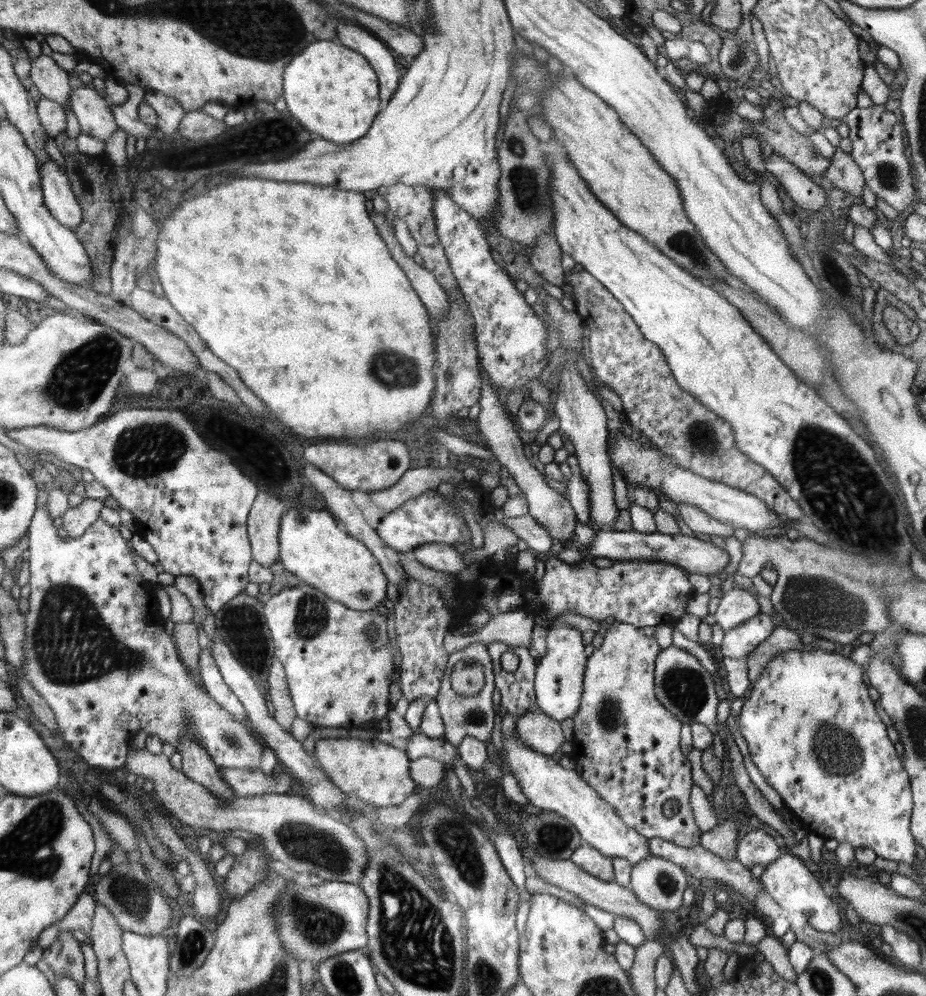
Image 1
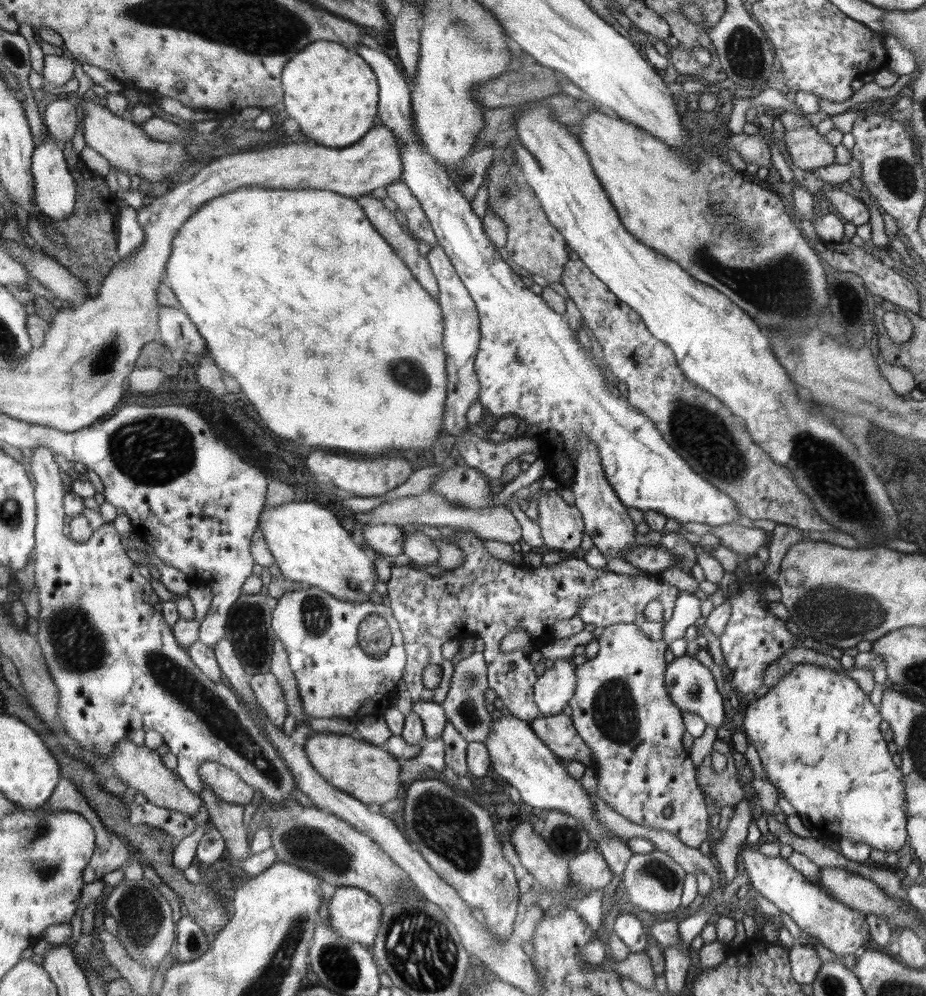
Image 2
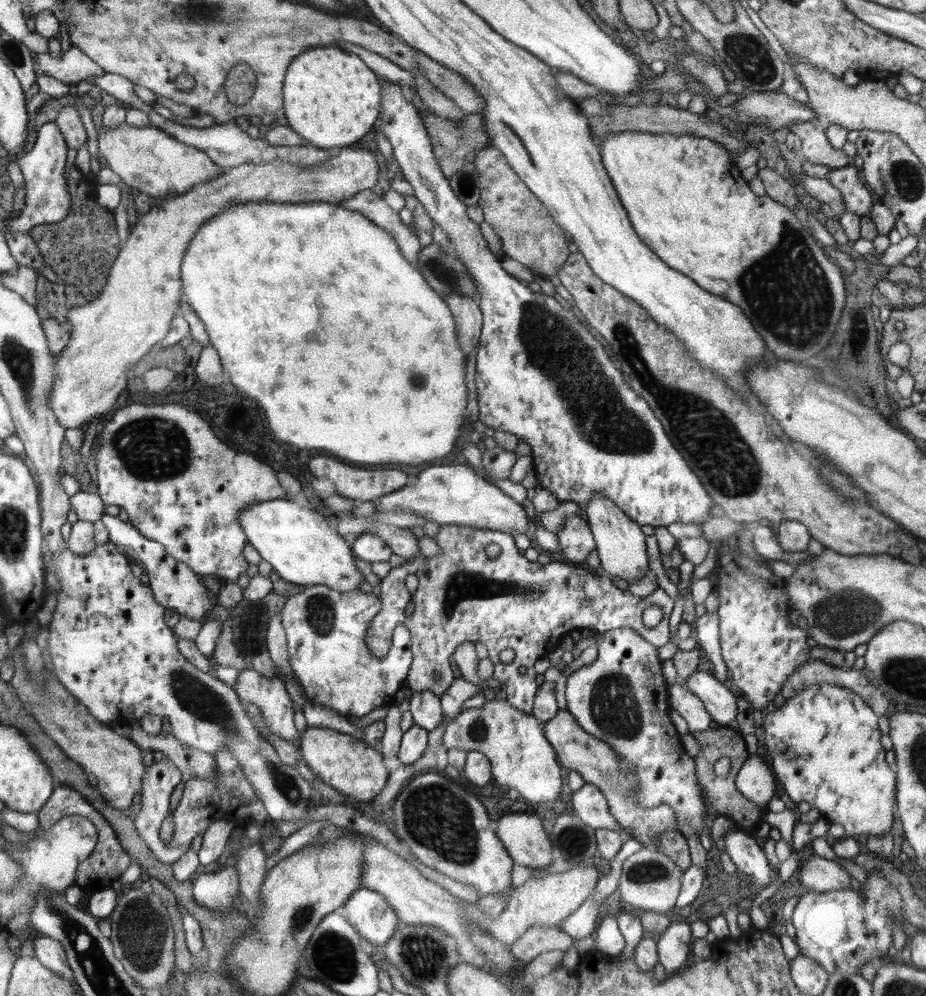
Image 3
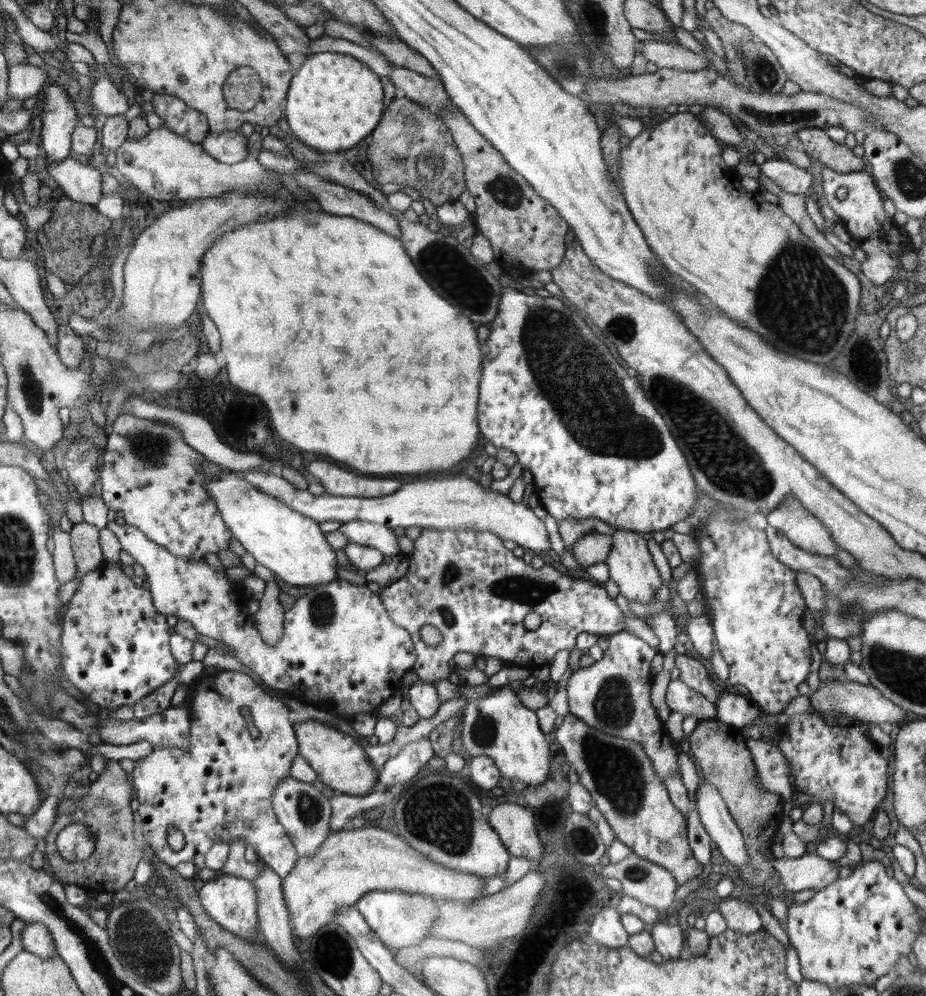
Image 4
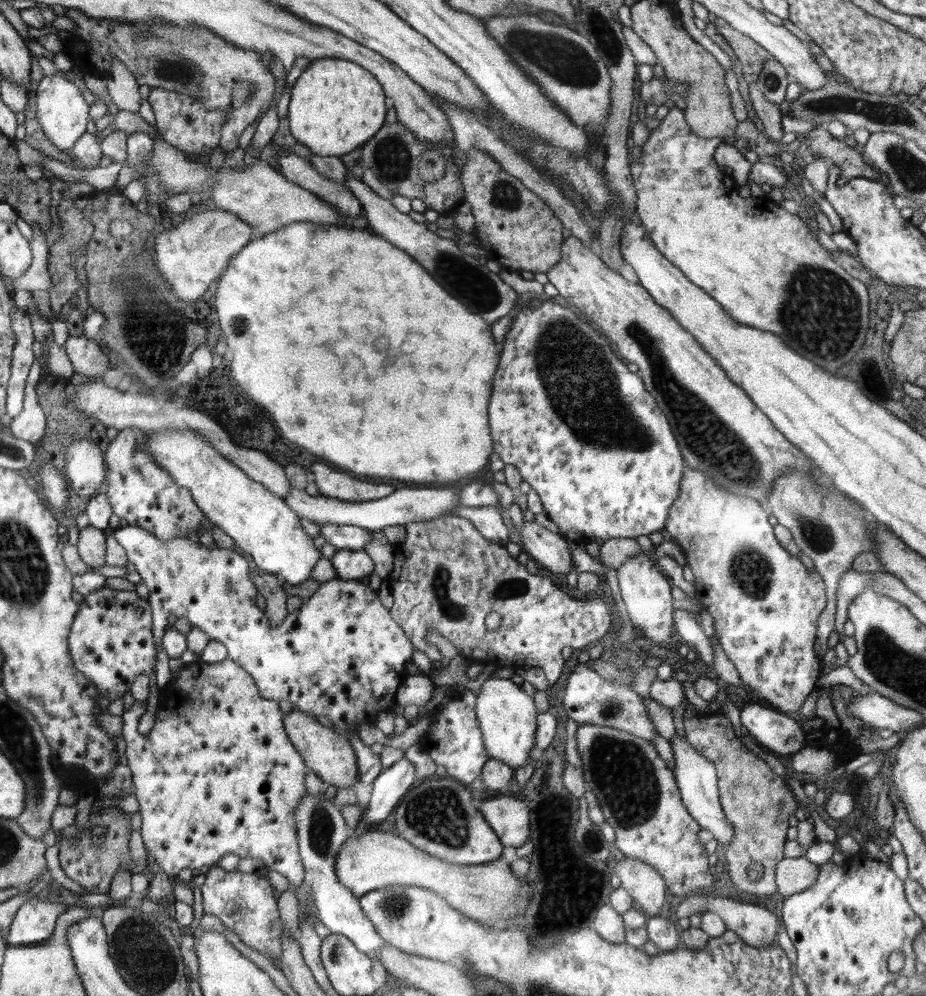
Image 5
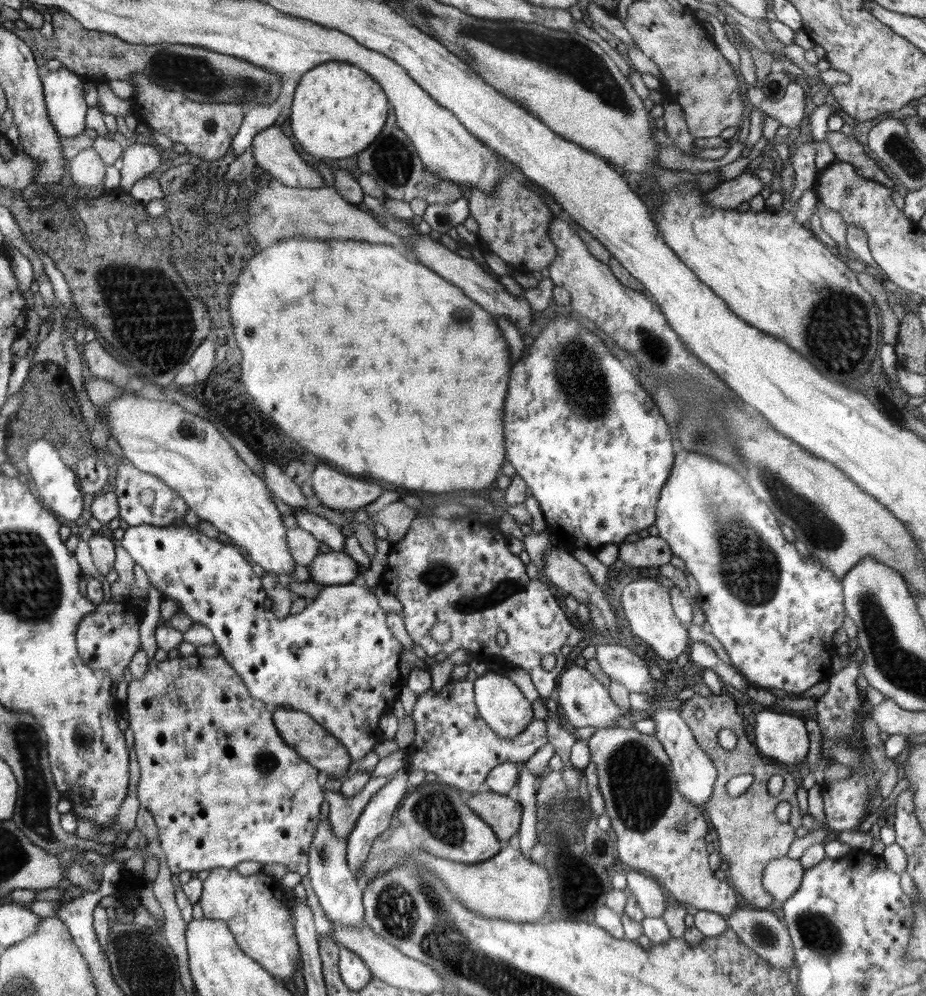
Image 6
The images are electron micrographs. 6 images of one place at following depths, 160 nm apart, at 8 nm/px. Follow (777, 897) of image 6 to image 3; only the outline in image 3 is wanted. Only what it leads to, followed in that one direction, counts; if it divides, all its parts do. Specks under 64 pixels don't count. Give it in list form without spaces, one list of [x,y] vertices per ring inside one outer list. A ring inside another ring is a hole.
[[[815,854],[799,866],[800,884],[806,892],[850,889],[851,875],[839,862]]]

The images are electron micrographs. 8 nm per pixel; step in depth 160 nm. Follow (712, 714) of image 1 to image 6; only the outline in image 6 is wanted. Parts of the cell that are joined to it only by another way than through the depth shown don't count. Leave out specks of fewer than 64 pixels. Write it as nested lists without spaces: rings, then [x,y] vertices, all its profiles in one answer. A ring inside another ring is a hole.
[[[764,709],[756,714],[755,724],[756,746],[764,756],[782,764],[807,758],[808,733],[799,717]]]

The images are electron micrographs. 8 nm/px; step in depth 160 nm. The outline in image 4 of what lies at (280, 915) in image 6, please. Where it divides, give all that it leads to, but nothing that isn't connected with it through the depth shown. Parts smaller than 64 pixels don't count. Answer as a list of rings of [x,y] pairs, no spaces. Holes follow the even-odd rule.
[[[209,874],[208,879],[198,892],[198,900],[200,900],[204,912],[221,928],[236,937],[252,941],[256,937],[256,928],[259,926],[254,890],[254,883],[245,878],[228,874]]]

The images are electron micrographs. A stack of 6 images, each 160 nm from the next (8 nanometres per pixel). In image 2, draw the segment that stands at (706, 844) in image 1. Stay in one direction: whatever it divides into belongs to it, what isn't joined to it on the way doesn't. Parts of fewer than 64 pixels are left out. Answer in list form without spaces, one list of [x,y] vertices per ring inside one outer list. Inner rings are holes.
[[[741,800],[734,807],[734,815],[720,840],[712,842],[713,855],[720,862],[723,874],[728,883],[731,883],[738,874],[736,859],[740,856],[741,844],[746,843],[748,826],[753,820],[752,804],[748,800]]]

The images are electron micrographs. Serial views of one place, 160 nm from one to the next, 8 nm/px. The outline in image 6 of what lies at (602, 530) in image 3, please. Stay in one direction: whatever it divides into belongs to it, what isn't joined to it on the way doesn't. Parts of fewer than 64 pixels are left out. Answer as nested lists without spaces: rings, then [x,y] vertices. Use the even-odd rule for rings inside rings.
[[[642,575],[623,588],[621,601],[633,636],[646,642],[660,658],[672,662],[682,652],[688,652],[691,639],[681,620],[674,614],[668,587]]]

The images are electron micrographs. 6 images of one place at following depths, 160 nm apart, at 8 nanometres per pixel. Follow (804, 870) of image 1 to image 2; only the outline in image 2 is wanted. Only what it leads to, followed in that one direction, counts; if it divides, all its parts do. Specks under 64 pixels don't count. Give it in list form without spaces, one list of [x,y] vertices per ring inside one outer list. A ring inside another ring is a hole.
[[[746,843],[741,844],[740,855],[743,858],[743,869],[749,876],[749,882],[752,887],[760,893],[760,895],[774,903],[782,913],[790,916],[790,919],[810,937],[818,939],[819,943],[834,952],[834,955],[847,956],[856,955],[871,940],[866,916],[860,914],[858,910],[848,908],[846,904],[838,902],[835,898],[820,886],[816,886],[804,877],[800,871],[792,867],[786,859],[782,857],[768,857],[760,851],[755,845]]]

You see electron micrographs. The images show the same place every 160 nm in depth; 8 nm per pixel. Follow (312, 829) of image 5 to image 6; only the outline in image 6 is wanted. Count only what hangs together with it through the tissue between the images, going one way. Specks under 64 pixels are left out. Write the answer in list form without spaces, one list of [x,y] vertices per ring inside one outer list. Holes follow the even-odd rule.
[[[319,820],[311,847],[309,848],[309,871],[312,888],[328,920],[340,926],[365,924],[363,886],[357,880],[347,861],[347,842],[343,836],[334,836],[329,820]]]

